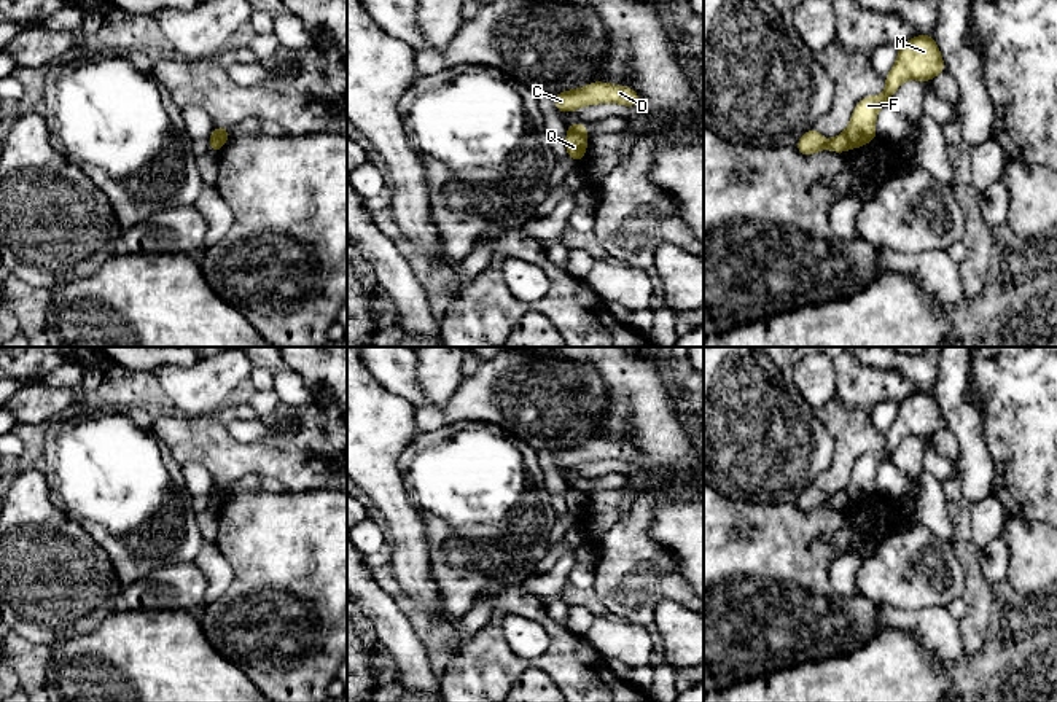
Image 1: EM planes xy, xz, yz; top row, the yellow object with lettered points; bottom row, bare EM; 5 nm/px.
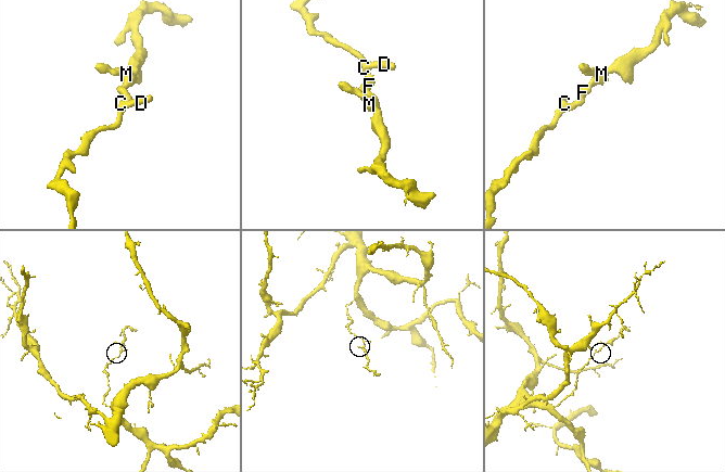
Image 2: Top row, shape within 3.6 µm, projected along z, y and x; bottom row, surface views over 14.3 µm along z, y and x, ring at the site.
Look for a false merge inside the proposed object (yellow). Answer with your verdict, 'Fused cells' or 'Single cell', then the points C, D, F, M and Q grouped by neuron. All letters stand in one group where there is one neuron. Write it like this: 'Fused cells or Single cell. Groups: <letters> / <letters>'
Fused cells. Groups: C D / F M Q

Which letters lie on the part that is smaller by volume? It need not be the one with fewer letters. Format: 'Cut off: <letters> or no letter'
Cut off: F, M, Q

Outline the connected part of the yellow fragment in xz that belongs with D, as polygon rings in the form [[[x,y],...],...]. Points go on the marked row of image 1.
[[[594,81],[584,88],[557,92],[554,96],[556,110],[564,113],[575,111],[583,105],[597,105],[605,102],[635,107],[642,103],[642,97],[627,86],[608,84],[602,81]]]

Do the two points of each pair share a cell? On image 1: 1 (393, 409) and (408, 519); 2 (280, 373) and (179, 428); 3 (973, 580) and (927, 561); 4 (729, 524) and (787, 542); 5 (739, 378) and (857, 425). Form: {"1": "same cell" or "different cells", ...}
{"1": "same cell", "2": "different cells", "3": "different cells", "4": "same cell", "5": "different cells"}

